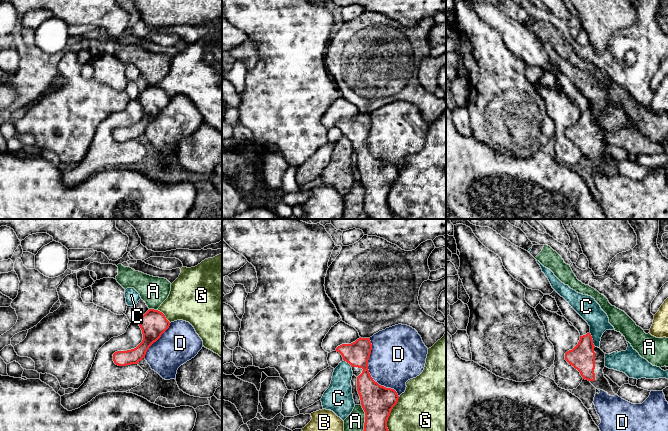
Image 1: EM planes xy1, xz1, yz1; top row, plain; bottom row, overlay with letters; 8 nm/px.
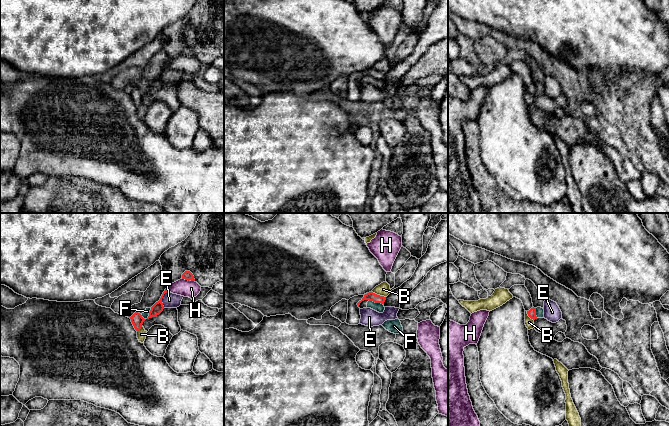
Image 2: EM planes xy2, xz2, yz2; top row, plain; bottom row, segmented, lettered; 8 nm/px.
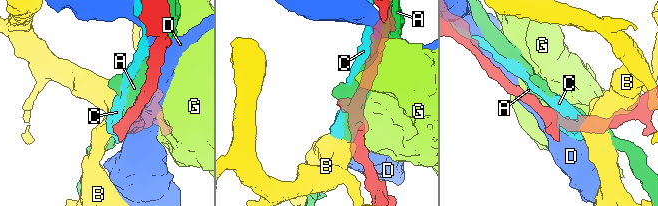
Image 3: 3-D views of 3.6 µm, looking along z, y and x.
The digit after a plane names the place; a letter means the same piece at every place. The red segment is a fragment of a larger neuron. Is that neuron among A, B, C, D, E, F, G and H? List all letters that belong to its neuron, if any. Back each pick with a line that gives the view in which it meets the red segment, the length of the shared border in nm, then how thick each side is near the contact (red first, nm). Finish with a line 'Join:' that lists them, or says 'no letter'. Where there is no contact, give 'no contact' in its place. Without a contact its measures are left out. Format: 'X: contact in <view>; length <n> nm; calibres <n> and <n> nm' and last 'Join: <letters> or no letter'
Join: no letter

